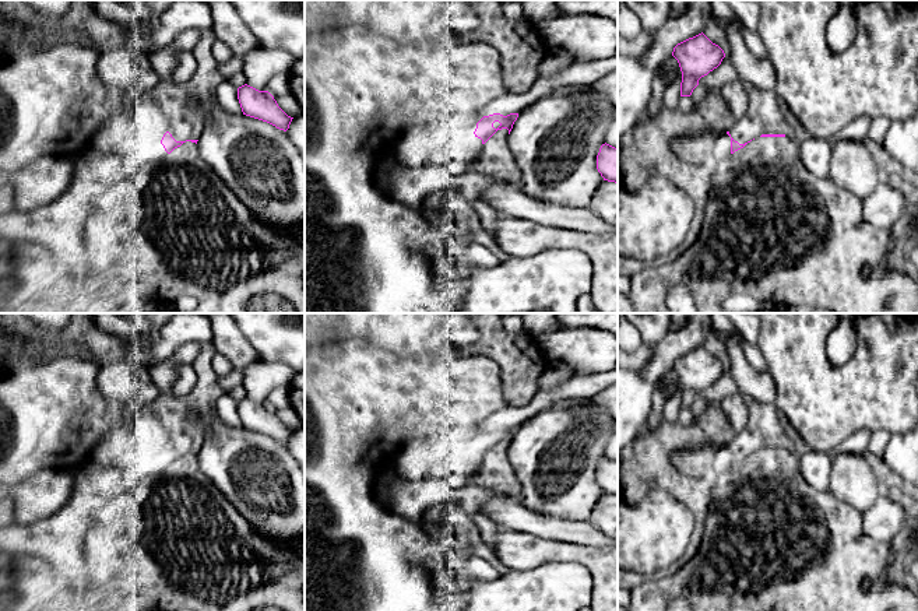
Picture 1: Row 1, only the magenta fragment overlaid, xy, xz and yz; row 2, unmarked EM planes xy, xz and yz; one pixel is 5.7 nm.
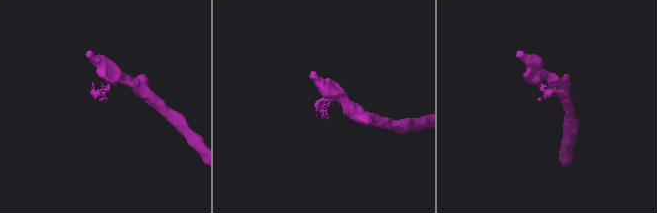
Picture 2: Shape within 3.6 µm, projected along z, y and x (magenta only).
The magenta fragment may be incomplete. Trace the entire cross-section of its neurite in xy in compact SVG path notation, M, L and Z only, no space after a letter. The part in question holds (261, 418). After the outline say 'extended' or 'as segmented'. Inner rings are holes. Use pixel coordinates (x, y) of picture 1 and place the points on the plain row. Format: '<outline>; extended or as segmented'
M247 397L238 401L243 428L267 435L286 445L293 431L288 429L268 404L258 404Z; as segmented

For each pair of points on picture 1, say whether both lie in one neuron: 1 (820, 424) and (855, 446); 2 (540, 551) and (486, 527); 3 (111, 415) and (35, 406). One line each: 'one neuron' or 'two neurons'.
1: two neurons
2: two neurons
3: one neuron

